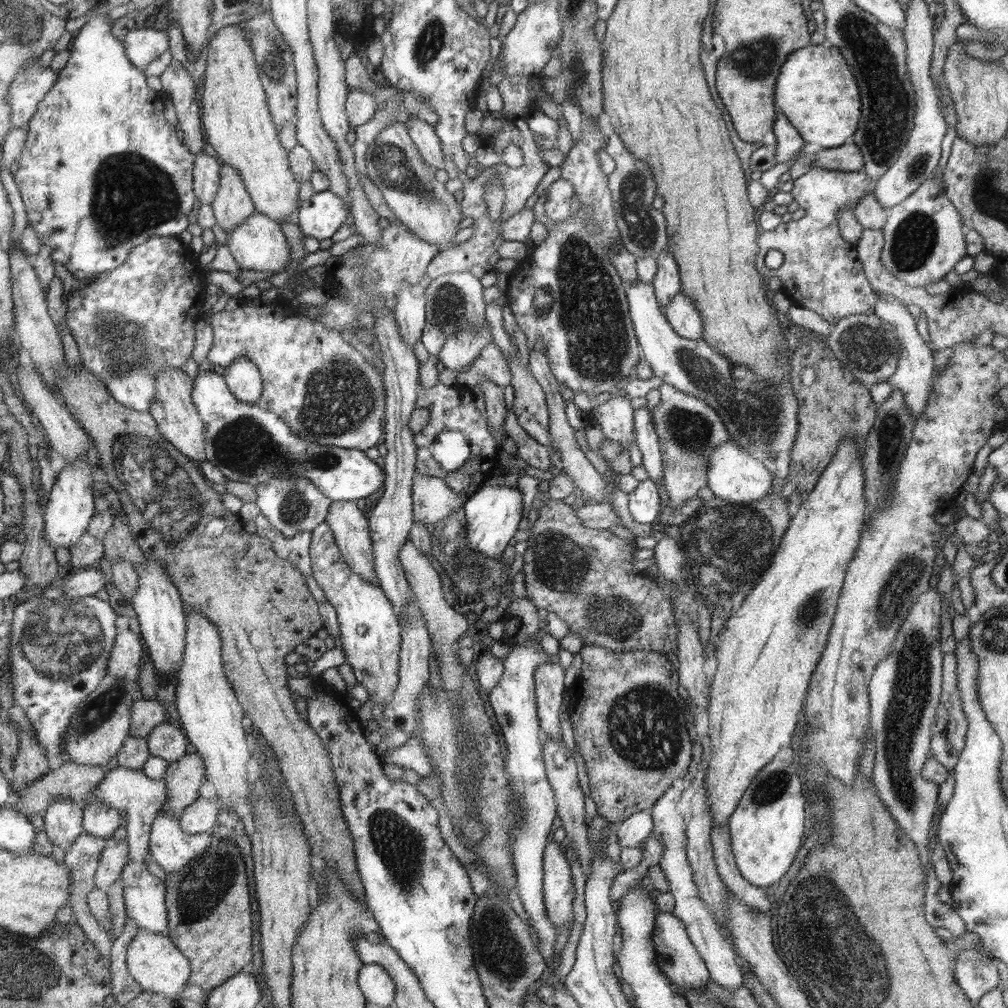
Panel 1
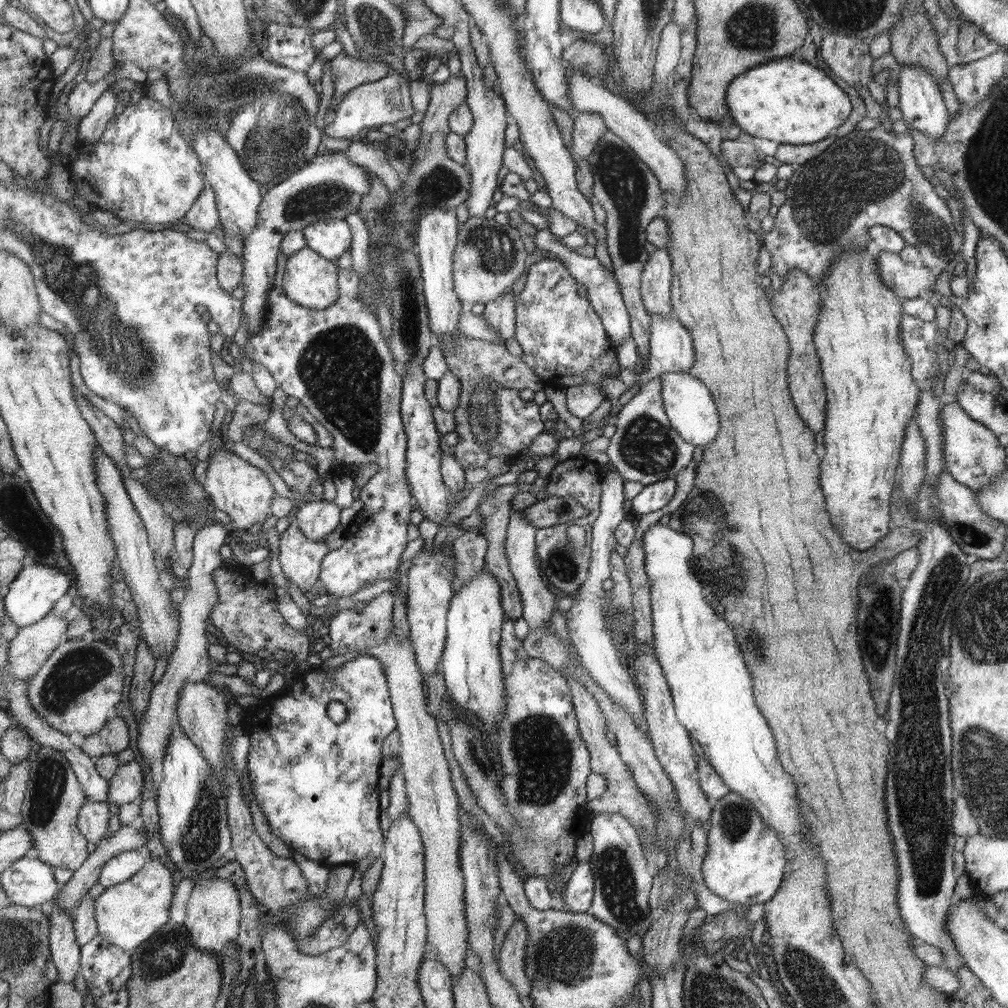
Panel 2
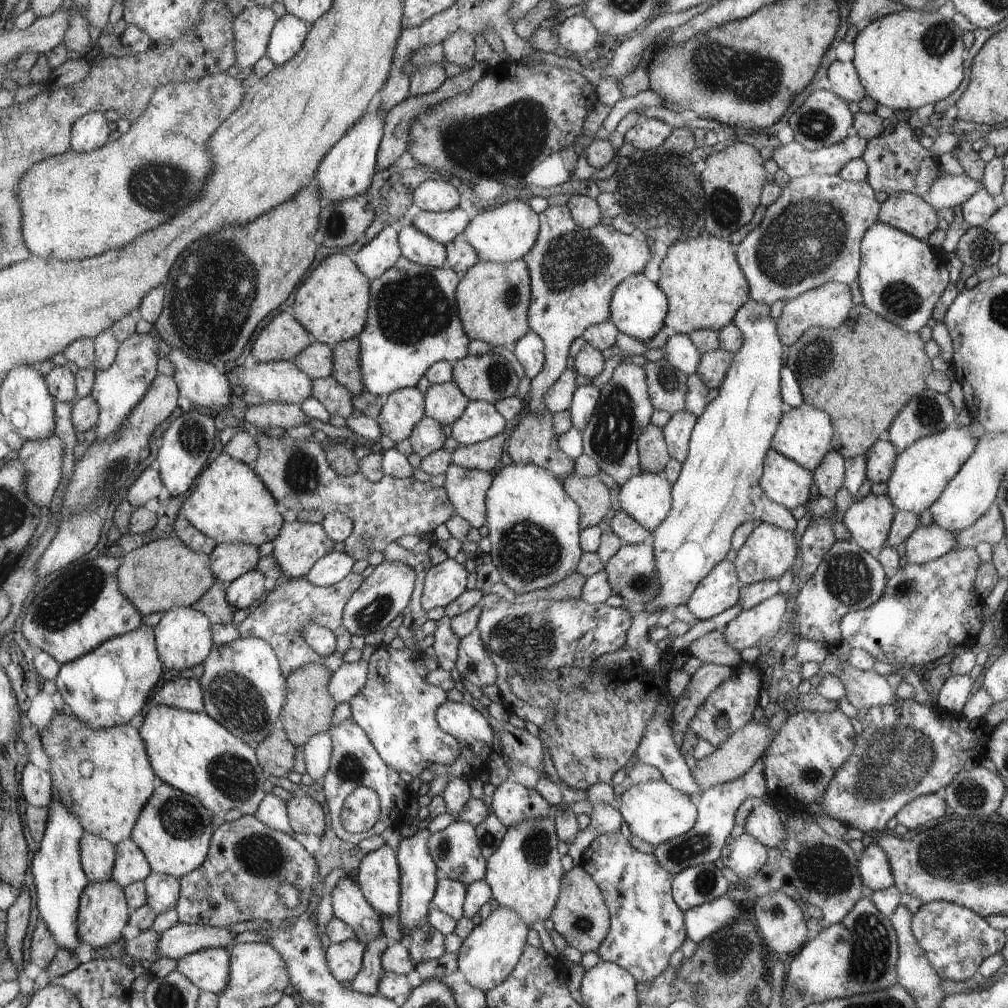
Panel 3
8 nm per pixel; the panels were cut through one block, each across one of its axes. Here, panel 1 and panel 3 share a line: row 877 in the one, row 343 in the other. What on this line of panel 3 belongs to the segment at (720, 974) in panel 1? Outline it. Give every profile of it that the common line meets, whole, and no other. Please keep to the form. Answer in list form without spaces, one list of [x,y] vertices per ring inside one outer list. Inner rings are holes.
[[[676,333],[675,335],[668,337],[667,342],[663,347],[663,358],[668,360],[668,362],[676,368],[681,369],[686,376],[698,372],[701,352],[692,340],[690,340],[689,335]]]

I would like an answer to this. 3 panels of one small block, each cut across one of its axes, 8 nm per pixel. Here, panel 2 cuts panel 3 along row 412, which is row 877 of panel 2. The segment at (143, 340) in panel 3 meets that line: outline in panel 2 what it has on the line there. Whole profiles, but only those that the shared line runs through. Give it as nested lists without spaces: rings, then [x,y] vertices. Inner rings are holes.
[[[132,850],[110,857],[101,868],[98,884],[104,888],[126,882],[134,876],[148,861],[145,851]]]

